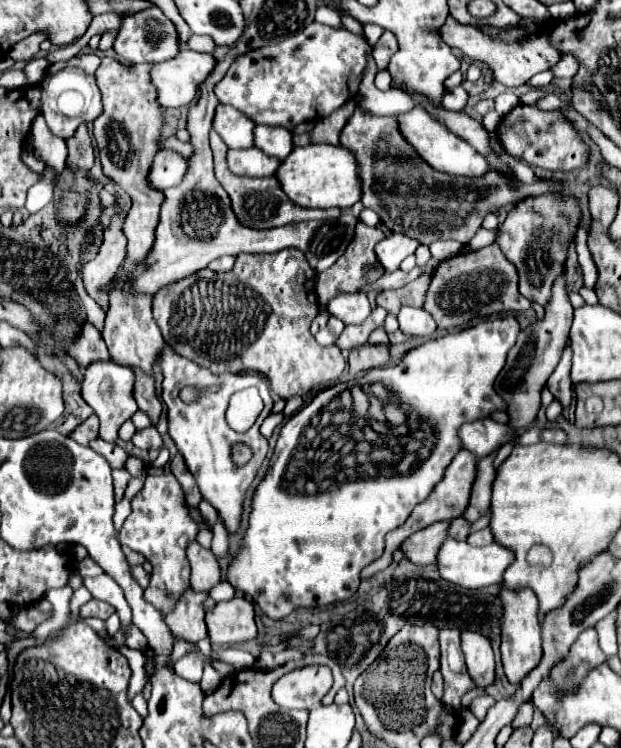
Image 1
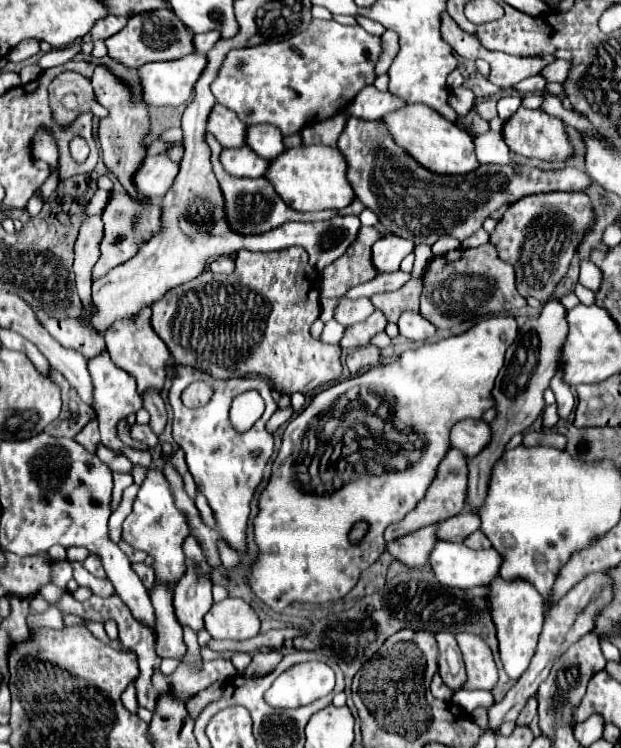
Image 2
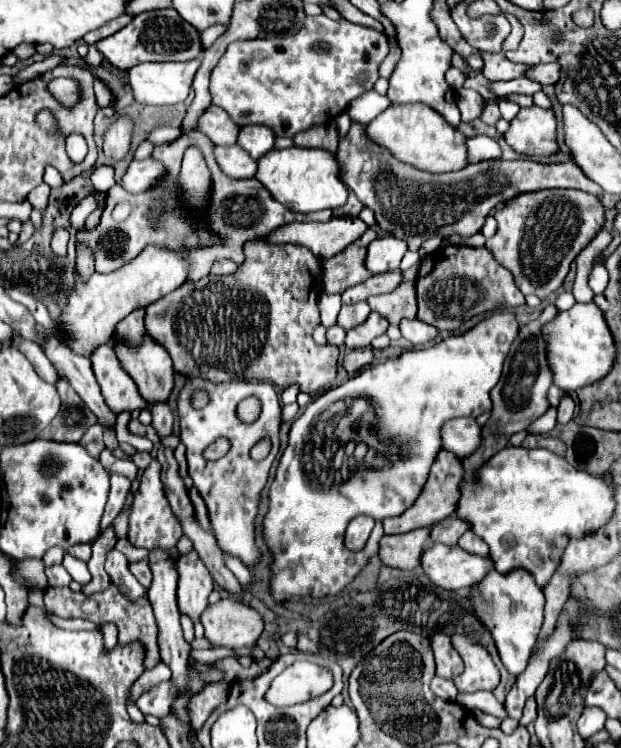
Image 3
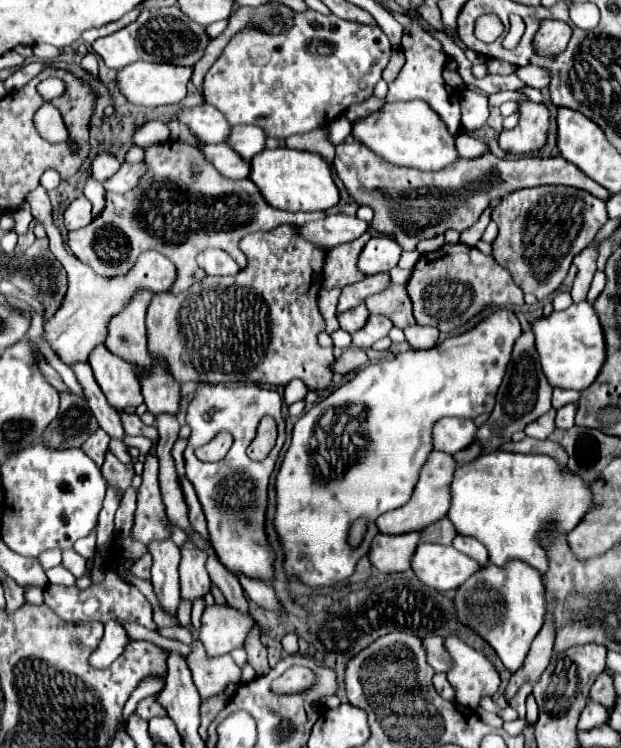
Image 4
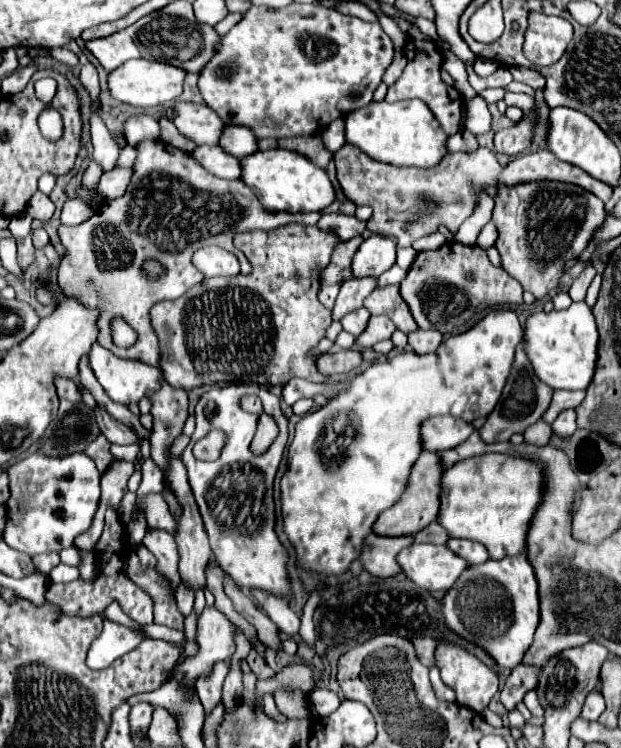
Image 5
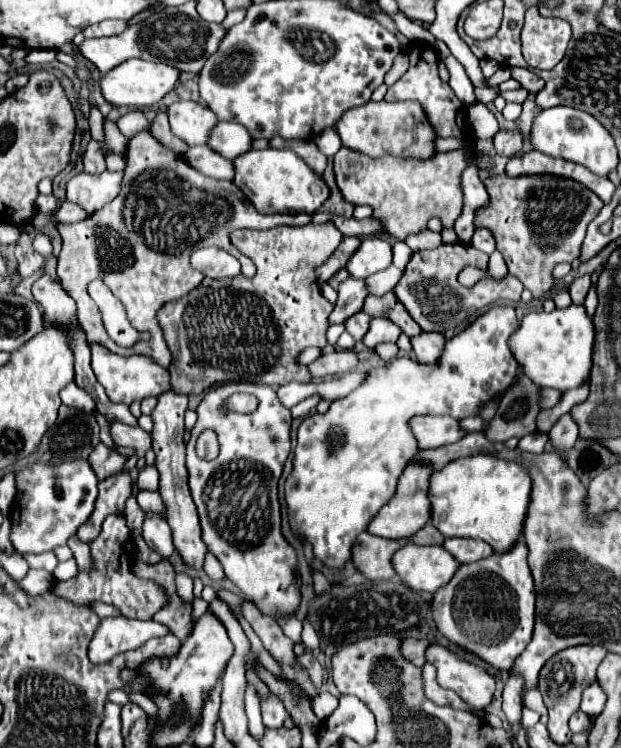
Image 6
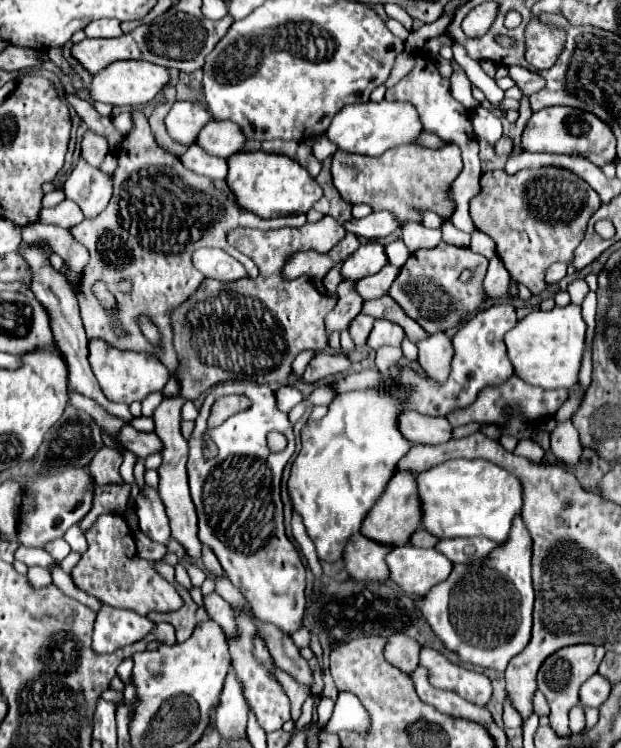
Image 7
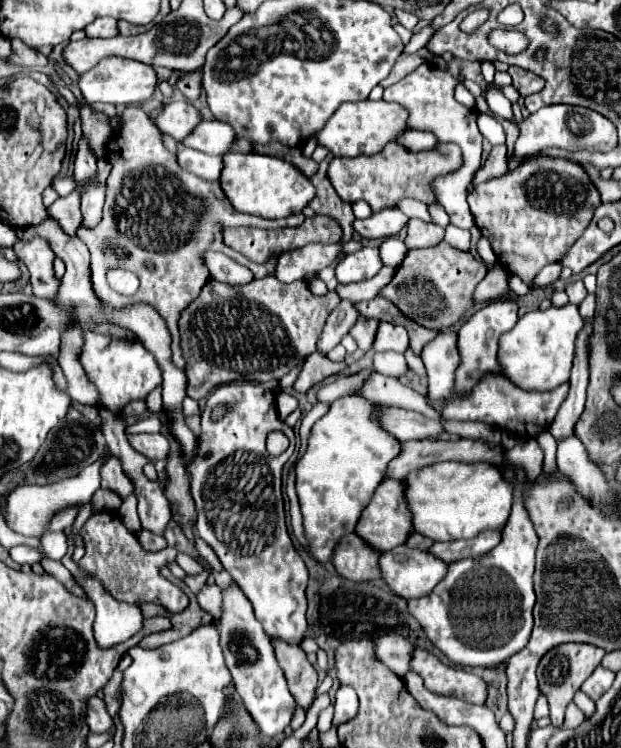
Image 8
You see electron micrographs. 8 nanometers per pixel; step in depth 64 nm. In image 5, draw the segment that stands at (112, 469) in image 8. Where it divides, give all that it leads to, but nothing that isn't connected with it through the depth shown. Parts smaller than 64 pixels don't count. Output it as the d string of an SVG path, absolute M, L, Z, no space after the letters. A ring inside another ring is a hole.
M98 434L96 440L84 452L96 462L96 466L98 466L100 472L106 470L106 466L110 466L110 462L114 460L114 456L110 454L110 442L106 440L104 434Z

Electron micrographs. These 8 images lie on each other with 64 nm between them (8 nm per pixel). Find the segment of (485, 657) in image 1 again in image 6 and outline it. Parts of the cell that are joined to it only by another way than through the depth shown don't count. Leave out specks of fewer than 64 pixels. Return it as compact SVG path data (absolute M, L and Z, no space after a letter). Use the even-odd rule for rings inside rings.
M432 644L428 648L426 660L438 670L438 684L454 690L470 708L482 712L490 704L496 680L484 668L456 656L452 650Z

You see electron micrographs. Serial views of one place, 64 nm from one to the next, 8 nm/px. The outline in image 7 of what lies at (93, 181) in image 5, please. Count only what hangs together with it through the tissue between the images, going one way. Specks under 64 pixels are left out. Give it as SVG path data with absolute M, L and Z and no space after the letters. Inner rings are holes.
M88 130L84 134L84 140L82 140L82 156L84 160L92 166L92 168L100 168L104 156L108 154L108 142L106 138L94 134L92 130Z

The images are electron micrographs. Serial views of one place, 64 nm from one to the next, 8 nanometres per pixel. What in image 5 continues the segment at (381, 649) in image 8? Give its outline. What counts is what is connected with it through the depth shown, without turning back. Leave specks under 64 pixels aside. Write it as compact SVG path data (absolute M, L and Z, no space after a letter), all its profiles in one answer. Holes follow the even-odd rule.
M416 638L414 646L418 650L418 658L422 658L422 664L426 666L436 666L434 662L434 650L440 642L436 638Z

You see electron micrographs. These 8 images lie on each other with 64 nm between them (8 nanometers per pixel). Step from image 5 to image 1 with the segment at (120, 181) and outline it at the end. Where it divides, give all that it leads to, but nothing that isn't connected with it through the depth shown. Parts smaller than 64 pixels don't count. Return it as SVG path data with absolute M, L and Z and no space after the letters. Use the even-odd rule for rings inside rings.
M162 150L158 158L154 158L154 170L150 170L150 182L158 186L158 190L166 190L184 180L188 172L188 158L176 150Z

